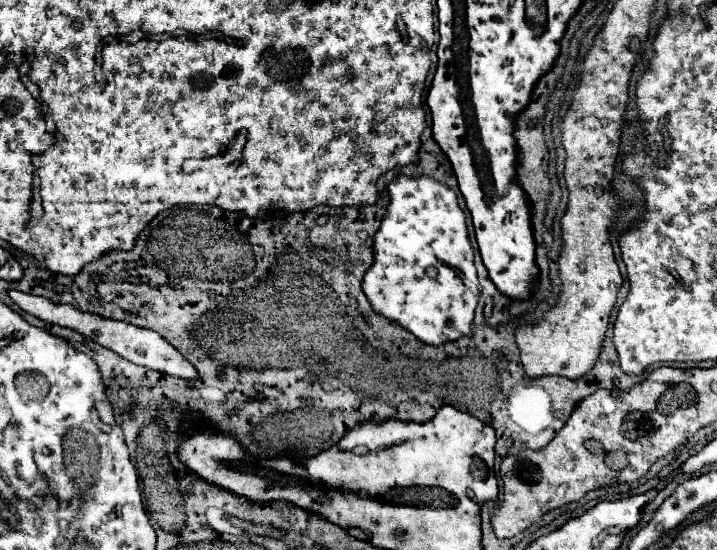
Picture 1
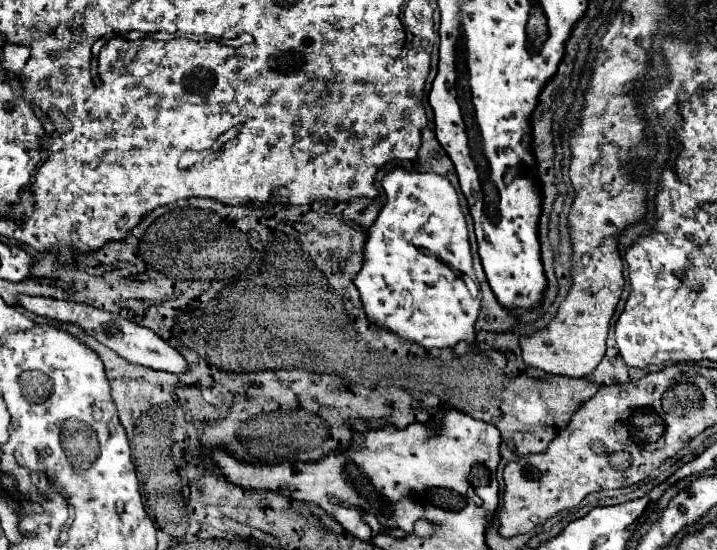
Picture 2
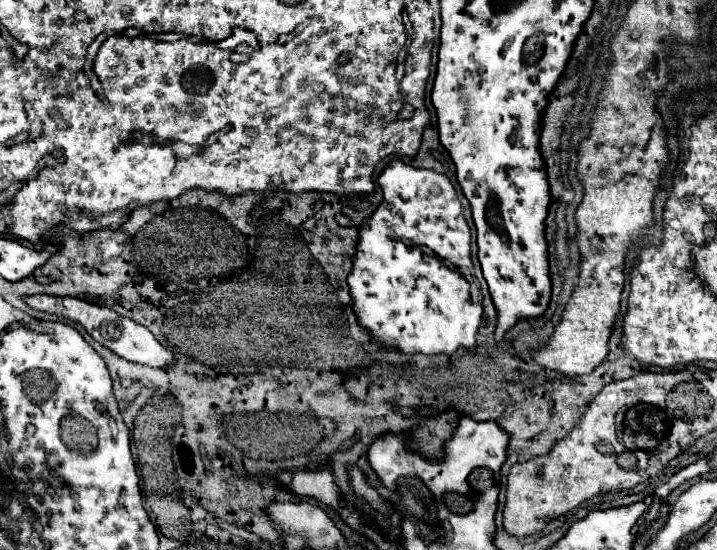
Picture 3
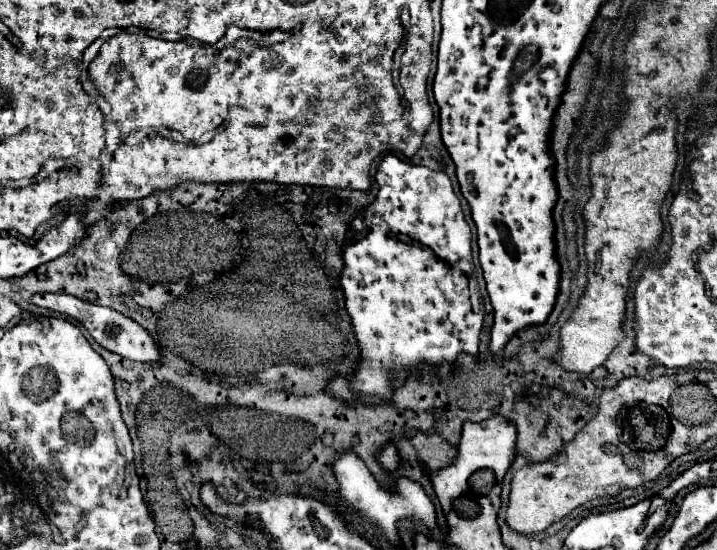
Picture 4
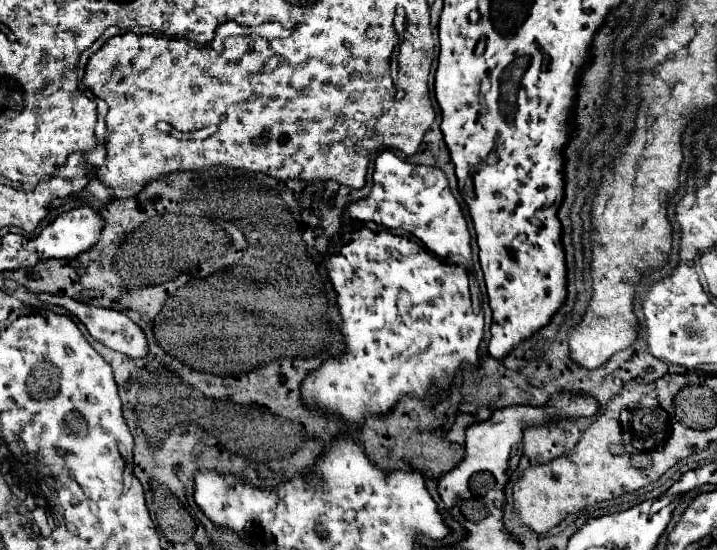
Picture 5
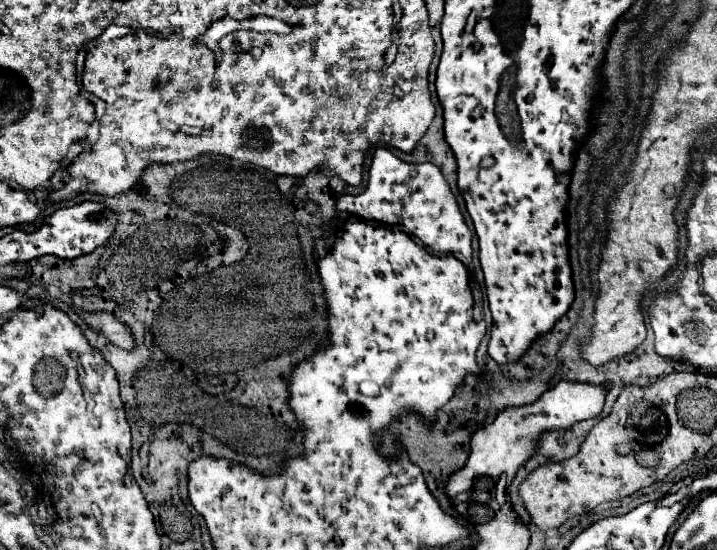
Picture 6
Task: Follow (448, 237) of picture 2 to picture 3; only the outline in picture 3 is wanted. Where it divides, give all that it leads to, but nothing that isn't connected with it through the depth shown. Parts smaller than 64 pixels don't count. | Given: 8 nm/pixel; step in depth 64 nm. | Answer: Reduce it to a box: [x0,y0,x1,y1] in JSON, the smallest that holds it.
[346,160,482,356]

